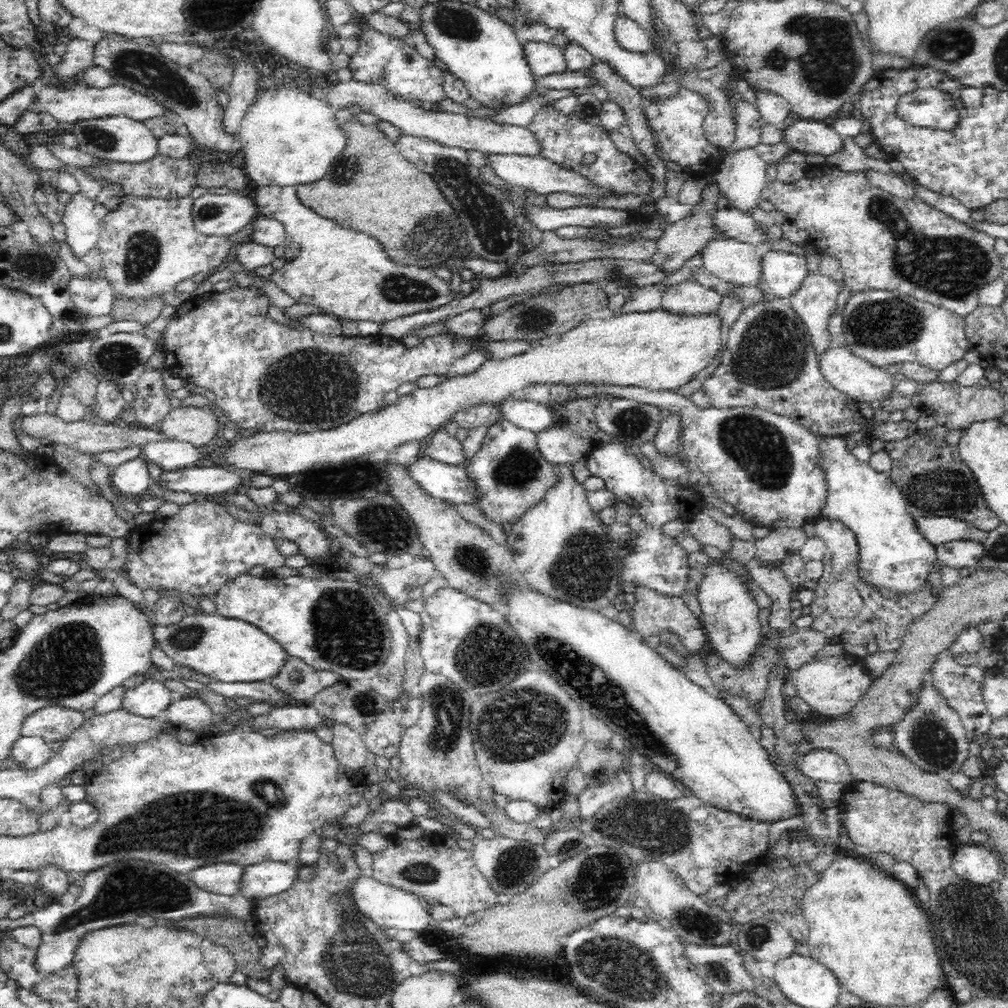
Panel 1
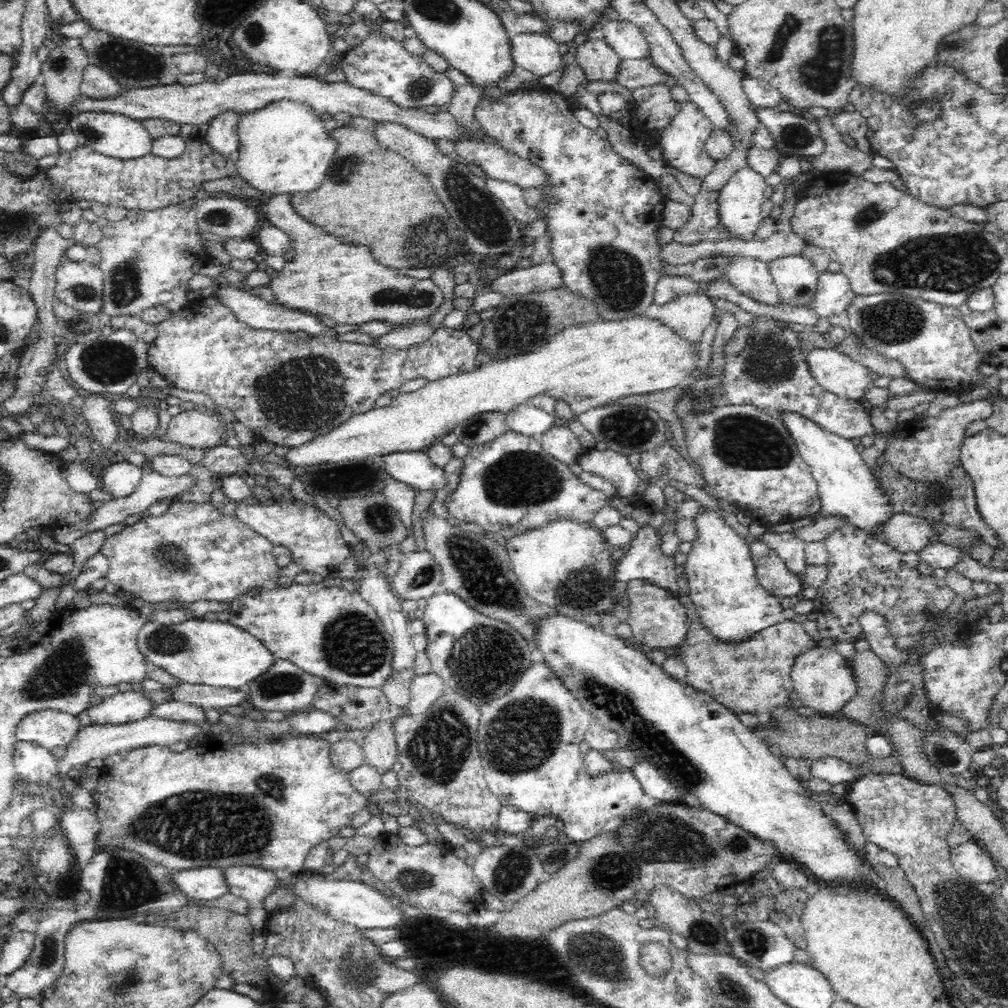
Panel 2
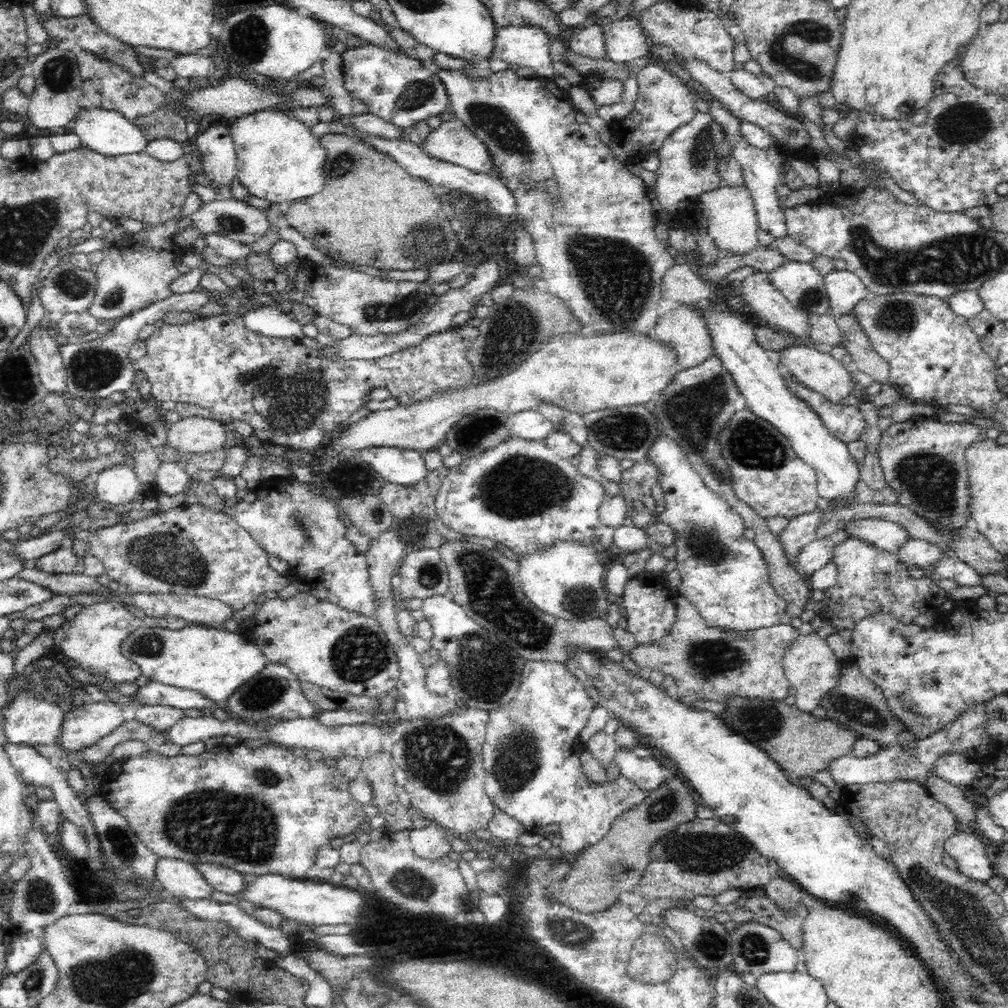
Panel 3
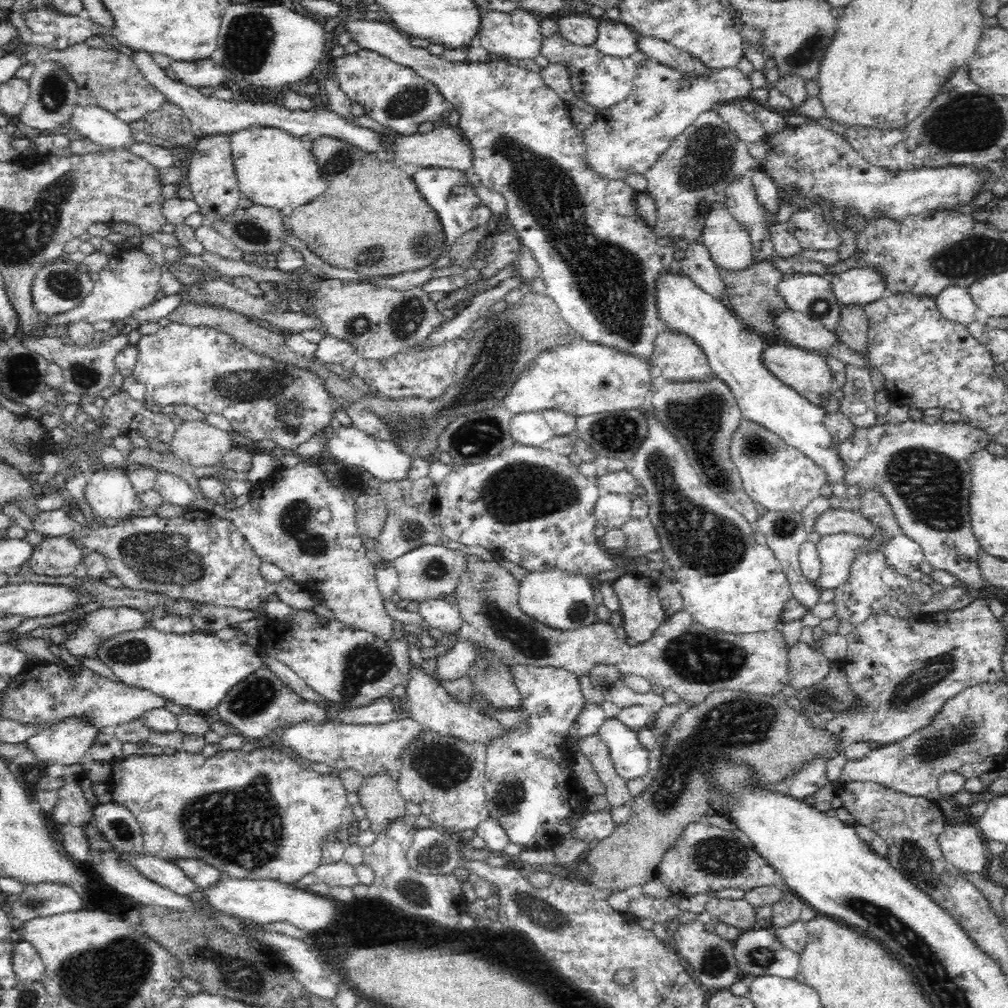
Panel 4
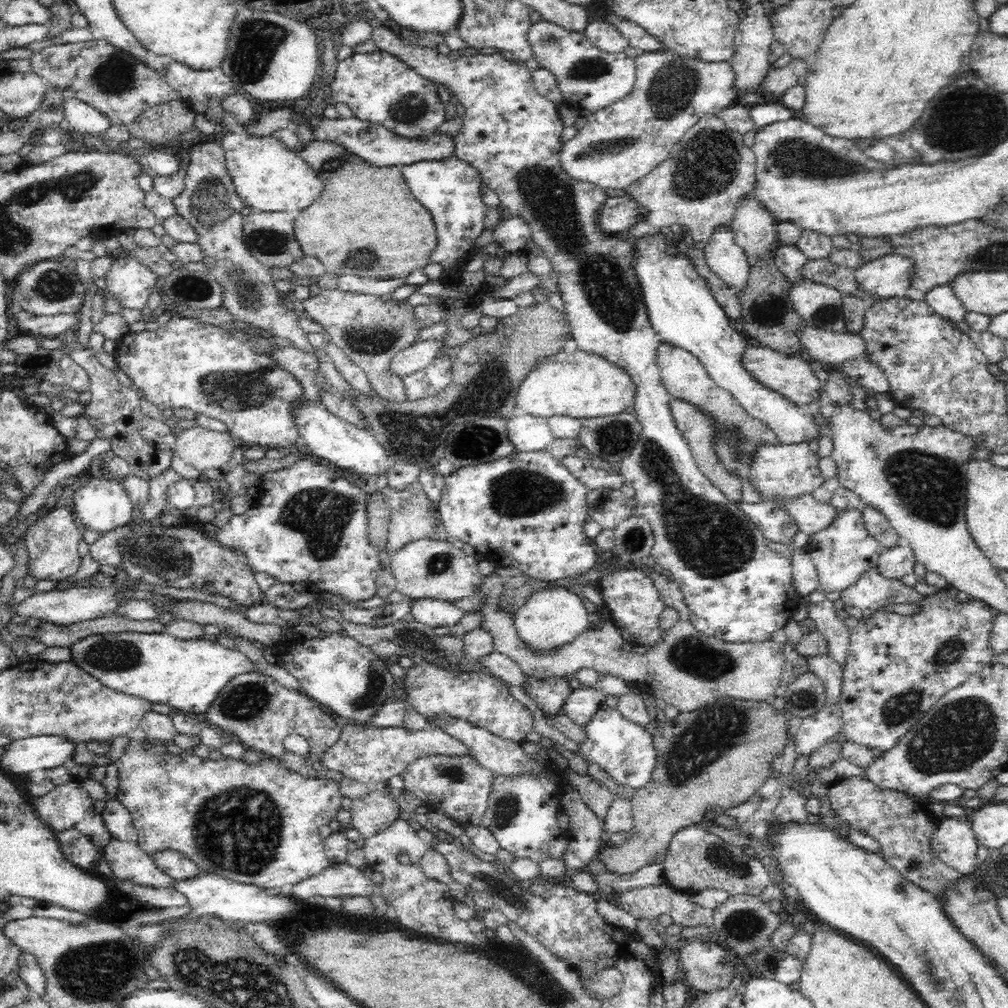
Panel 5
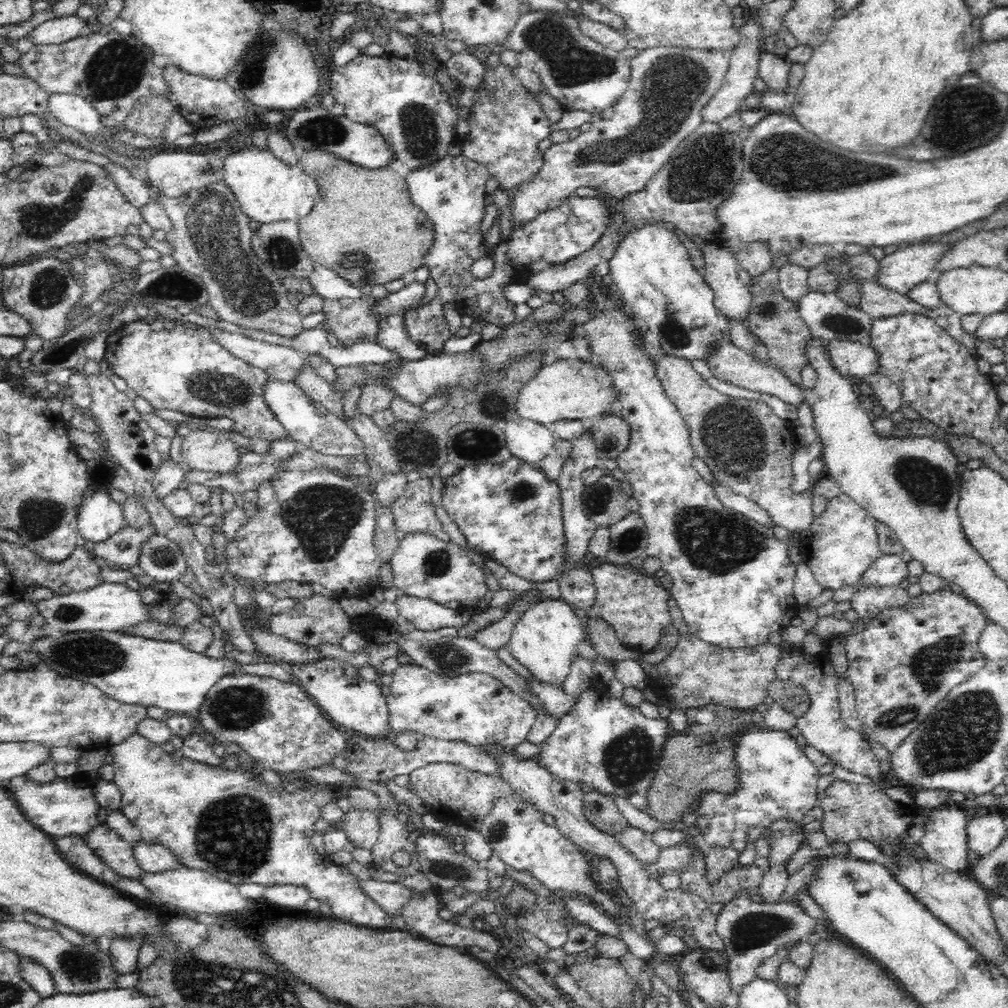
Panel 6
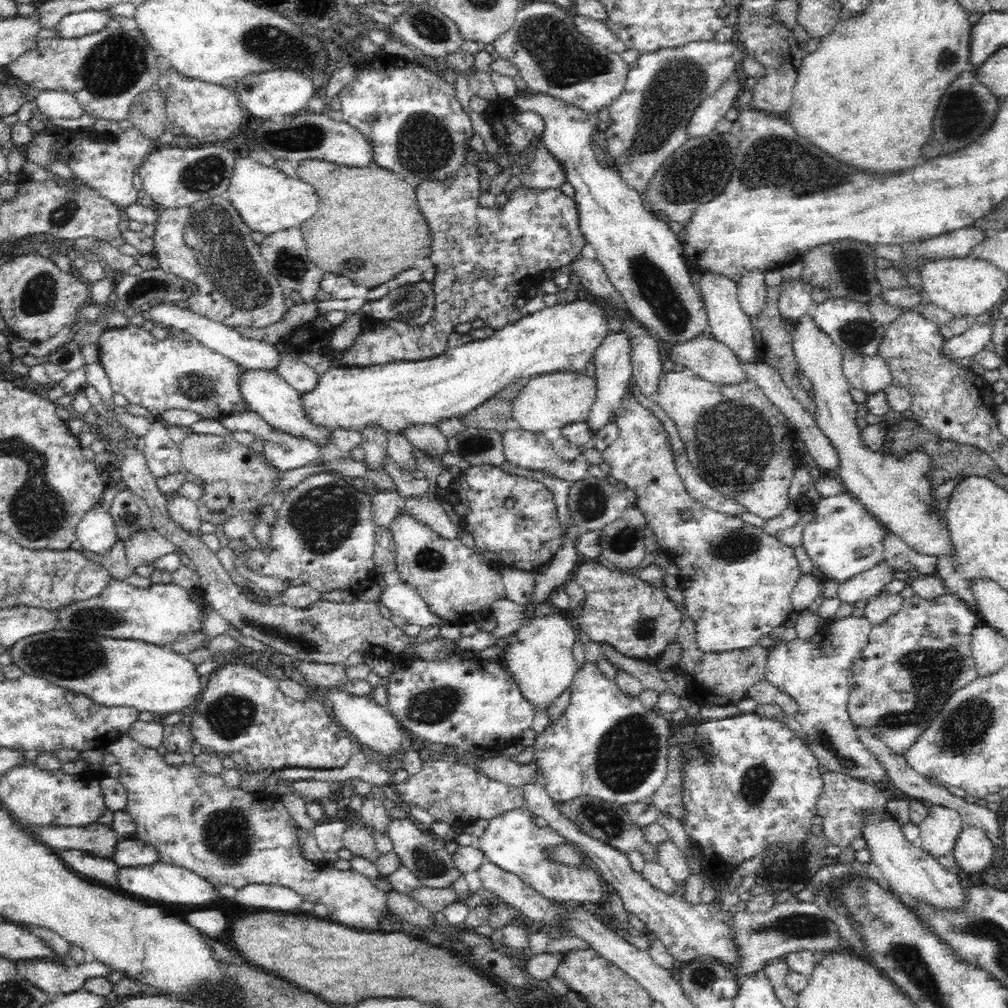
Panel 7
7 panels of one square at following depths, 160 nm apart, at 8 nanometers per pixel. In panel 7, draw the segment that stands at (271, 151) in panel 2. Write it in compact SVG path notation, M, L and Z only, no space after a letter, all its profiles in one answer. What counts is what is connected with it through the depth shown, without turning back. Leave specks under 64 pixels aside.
M254 154L237 157L225 196L232 201L250 230L265 235L280 229L300 227L305 220L314 216L318 206L318 194L307 181L287 176L275 165L264 166L256 162Z

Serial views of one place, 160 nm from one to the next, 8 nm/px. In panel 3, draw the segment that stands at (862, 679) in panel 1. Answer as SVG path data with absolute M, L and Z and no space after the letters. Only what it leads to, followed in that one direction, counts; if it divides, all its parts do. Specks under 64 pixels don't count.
M813 632L808 635L799 635L798 640L788 648L783 661L786 679L792 688L796 688L795 705L800 710L811 712L820 705L820 700L831 690L834 690L843 674L841 660L836 658L834 649L826 642L824 632Z

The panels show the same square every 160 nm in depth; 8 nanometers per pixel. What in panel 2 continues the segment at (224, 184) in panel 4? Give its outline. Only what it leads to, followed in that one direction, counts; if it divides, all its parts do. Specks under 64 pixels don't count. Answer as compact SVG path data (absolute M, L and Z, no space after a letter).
M224 110L210 120L206 142L224 155L237 156L239 150L238 126L243 114L235 110Z

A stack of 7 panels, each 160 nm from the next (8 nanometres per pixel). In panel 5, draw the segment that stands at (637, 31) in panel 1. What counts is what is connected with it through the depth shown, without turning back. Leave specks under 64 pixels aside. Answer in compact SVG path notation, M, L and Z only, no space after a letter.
M592 19L585 29L584 36L600 51L619 54L629 47L630 42L618 31L618 27L606 20Z

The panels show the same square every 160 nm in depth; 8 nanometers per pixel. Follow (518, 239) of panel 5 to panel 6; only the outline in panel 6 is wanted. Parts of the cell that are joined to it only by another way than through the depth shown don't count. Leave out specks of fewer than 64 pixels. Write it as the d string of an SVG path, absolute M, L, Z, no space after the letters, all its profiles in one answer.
M666 46L640 51L631 59L631 80L620 100L603 112L592 115L589 131L576 131L567 142L556 138L544 150L544 166L540 174L530 185L525 185L512 202L512 226L527 227L536 220L538 214L547 210L551 200L568 198L578 188L591 187L616 200L644 188L650 177L670 160L678 144L703 122L704 108L720 91L728 72L730 54L732 50L705 52Z

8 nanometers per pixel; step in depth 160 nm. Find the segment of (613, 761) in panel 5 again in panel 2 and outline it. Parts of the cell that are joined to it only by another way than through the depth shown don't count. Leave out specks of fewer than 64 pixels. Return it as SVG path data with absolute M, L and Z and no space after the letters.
M638 762L631 770L640 781L641 789L645 795L656 801L666 802L678 798L679 789L676 789L667 778L664 778L660 774L660 770L652 766L650 762Z

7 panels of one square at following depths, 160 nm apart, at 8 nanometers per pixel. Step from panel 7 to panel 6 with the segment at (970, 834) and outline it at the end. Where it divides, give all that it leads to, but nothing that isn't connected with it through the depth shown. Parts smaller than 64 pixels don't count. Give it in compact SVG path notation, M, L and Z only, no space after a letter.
M996 807L984 816L969 815L967 820L968 850L979 857L990 854L998 848L1007 836L1004 814Z

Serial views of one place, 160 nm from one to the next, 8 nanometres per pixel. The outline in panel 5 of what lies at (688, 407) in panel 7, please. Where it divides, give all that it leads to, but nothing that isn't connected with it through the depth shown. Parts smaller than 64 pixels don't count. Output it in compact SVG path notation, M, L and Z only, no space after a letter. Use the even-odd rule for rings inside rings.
M662 342L656 349L657 365L661 376L661 383L665 387L670 396L688 399L690 403L694 403L704 409L706 413L714 415L714 419L718 421L718 440L716 440L716 452L718 457L722 459L722 465L726 465L726 469L736 471L744 482L747 483L748 463L751 452L758 444L764 441L768 443L780 443L773 434L772 430L759 420L750 418L748 413L737 402L736 397L724 388L720 388L712 377L708 374L704 363L688 352L684 348L680 348L675 344ZM811 494L791 502L778 500L778 505L788 509L788 513L795 518L800 531L809 536L828 529L840 516L839 508L835 508L830 503L820 504Z

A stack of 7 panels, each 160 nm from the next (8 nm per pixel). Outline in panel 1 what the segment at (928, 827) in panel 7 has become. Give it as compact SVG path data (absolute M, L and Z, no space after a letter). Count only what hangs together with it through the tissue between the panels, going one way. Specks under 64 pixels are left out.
M987 845L956 846L951 858L951 867L960 878L982 886L1000 881L1006 875L1003 864Z

